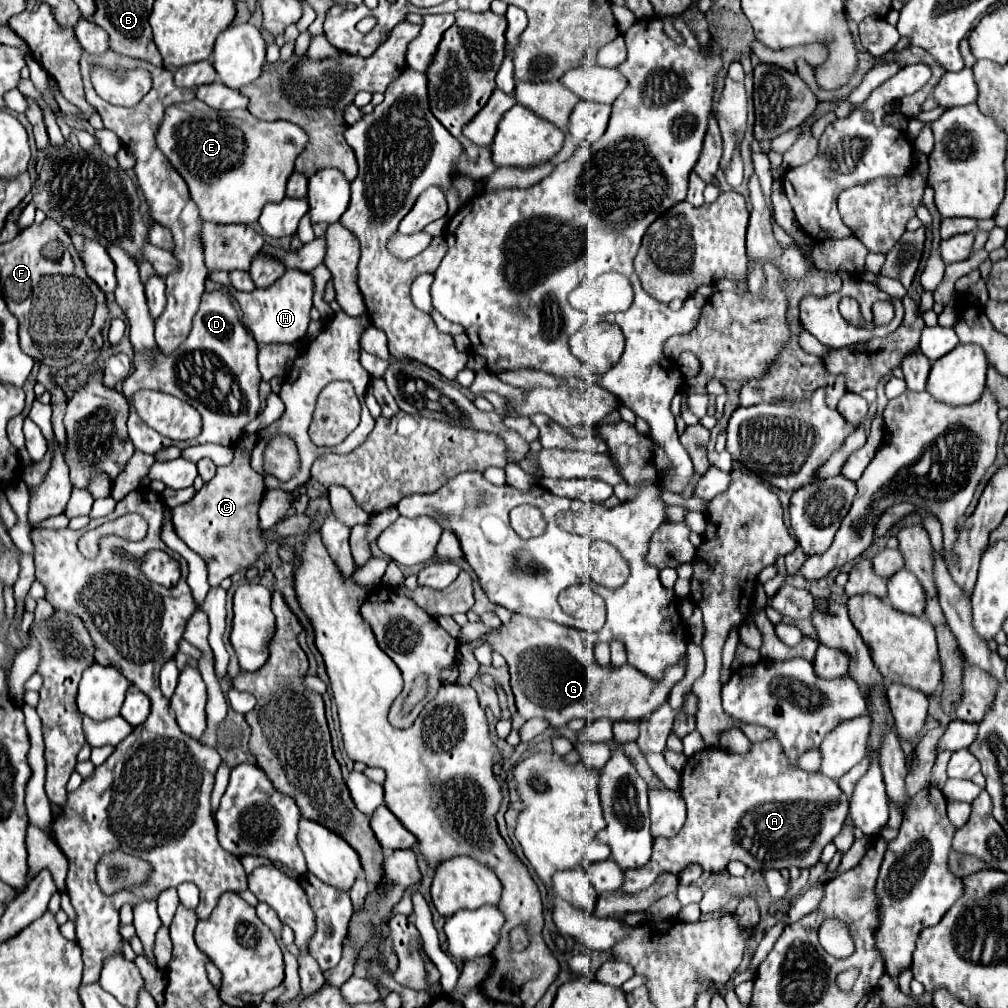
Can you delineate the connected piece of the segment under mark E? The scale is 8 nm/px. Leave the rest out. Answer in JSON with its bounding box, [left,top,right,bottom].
[155,98,309,224]

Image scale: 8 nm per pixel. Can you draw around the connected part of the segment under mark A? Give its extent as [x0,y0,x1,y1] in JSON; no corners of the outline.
[621,740,847,894]

